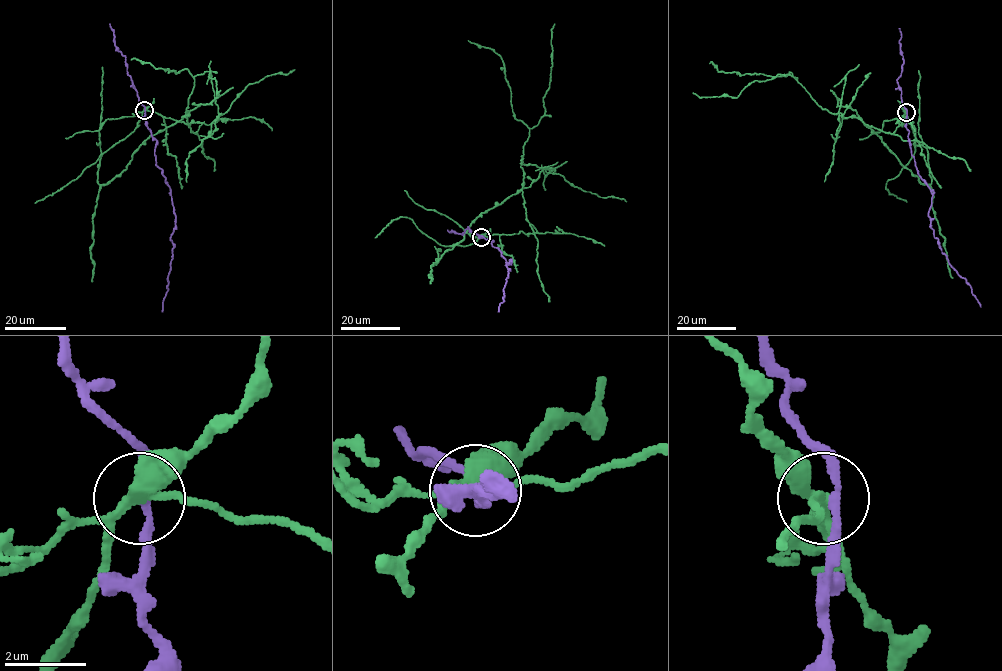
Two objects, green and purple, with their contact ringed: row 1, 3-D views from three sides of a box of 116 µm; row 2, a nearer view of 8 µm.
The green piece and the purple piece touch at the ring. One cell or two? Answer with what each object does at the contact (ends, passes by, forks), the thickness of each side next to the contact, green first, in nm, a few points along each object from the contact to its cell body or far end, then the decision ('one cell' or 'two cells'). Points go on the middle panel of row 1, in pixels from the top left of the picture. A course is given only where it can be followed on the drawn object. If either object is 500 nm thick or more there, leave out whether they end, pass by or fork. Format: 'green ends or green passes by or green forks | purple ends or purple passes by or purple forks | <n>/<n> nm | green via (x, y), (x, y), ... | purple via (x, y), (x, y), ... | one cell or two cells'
green forks | purple passes by | 280/180 nm | green via (481, 237), (537, 232), (528, 221), (520, 189), (482, 212), (464, 238), (435, 262), (440, 249) | purple via (481, 237), (493, 241), (492, 246), (507, 263), (511, 262), (506, 265), (508, 276), (498, 311) | two cells

